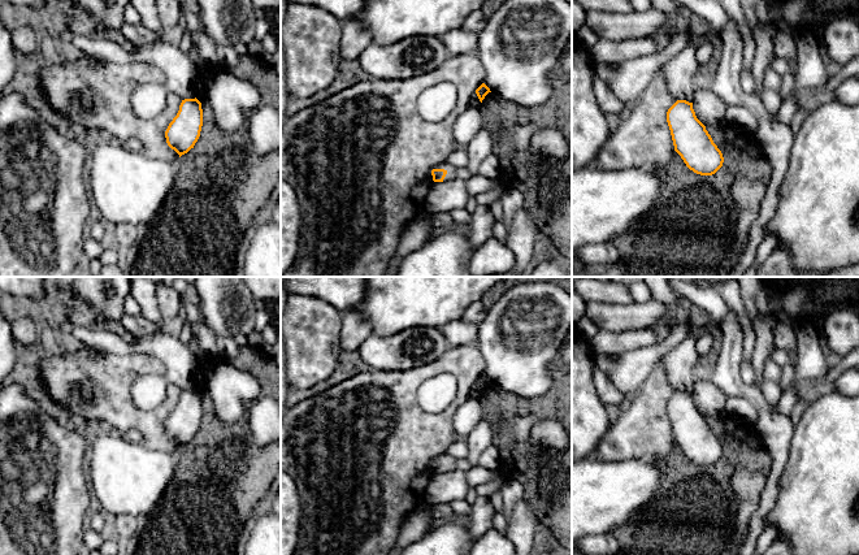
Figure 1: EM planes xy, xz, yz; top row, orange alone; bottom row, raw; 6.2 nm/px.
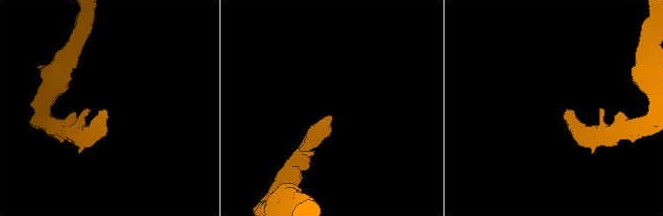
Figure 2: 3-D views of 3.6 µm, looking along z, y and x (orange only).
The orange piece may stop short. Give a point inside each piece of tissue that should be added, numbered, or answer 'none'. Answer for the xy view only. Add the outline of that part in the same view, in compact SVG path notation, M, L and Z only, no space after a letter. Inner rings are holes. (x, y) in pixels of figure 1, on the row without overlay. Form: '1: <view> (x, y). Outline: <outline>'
none

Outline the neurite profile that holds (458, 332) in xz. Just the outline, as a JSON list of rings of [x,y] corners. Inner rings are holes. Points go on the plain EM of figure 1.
[[[463,318],[448,322],[441,330],[451,347],[477,343],[478,325],[465,322]]]

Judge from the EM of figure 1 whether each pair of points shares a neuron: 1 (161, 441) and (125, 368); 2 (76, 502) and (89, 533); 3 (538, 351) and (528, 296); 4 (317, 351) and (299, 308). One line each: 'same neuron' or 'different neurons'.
1: same neuron
2: different neurons
3: same neuron
4: same neuron

